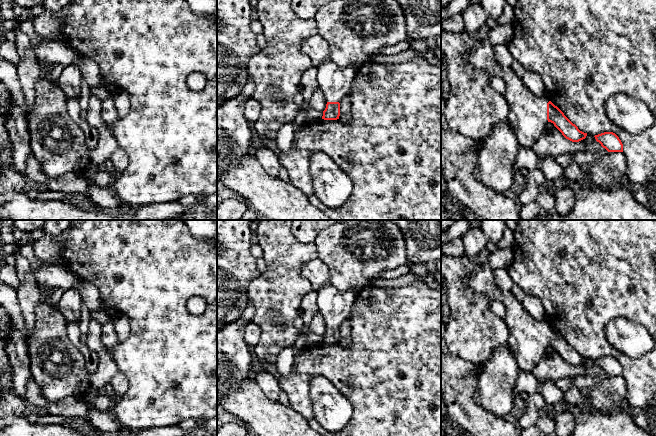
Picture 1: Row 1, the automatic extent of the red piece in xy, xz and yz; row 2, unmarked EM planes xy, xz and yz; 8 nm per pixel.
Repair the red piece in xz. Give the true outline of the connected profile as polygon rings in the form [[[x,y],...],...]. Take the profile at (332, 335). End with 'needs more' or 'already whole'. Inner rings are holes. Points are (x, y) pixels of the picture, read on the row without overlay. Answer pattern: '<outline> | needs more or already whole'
[[[331,284],[318,292],[318,313],[327,326],[322,343],[337,344],[340,340],[340,326],[349,317],[357,293],[354,291],[341,292]]] | needs more

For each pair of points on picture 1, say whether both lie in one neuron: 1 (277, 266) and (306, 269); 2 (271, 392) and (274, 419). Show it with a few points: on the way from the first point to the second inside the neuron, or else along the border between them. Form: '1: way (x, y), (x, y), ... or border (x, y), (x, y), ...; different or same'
1: border (317, 256), (301, 267), (301, 275), (312, 289); different
2: border (256, 382), (268, 397), (277, 399); different

